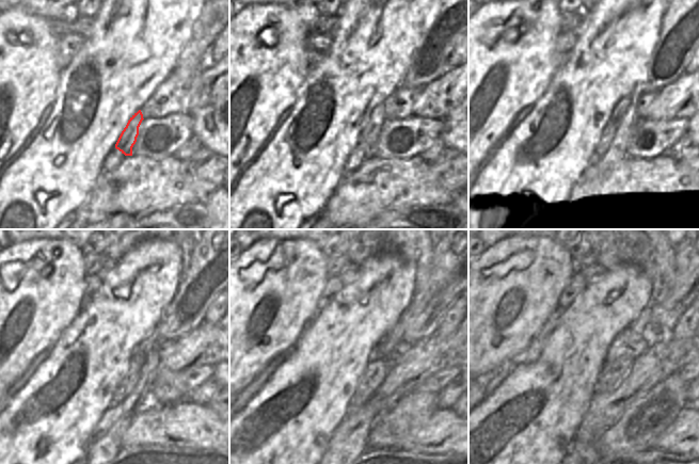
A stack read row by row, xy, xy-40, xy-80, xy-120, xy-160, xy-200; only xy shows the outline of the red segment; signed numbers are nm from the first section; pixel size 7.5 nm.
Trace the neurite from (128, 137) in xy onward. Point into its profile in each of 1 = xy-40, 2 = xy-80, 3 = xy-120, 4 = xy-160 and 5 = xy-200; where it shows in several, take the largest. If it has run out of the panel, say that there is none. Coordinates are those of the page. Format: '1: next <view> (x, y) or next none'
1: next xy-40 (370, 132)
2: next xy-80 (620, 109)
3: next xy-120 (139, 354)
4: next xy-160 (382, 350)
5: next xy-200 (642, 319)

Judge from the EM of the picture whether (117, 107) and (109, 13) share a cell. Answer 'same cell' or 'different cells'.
same cell

